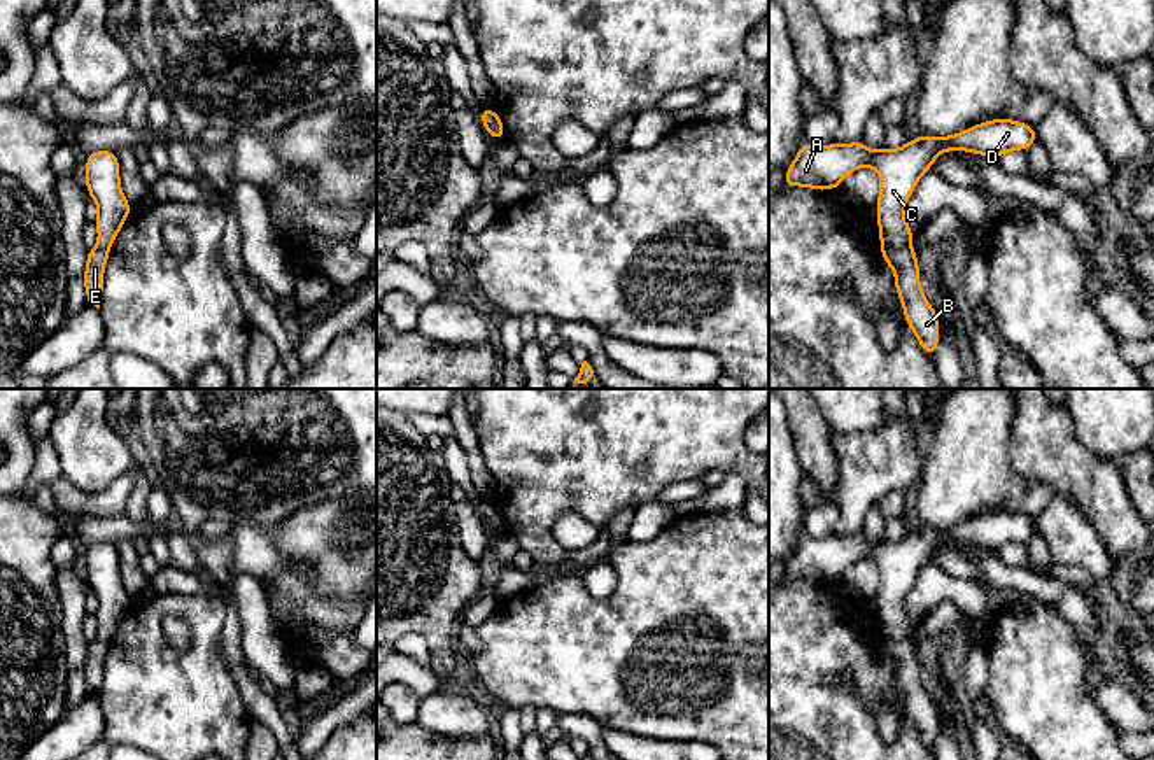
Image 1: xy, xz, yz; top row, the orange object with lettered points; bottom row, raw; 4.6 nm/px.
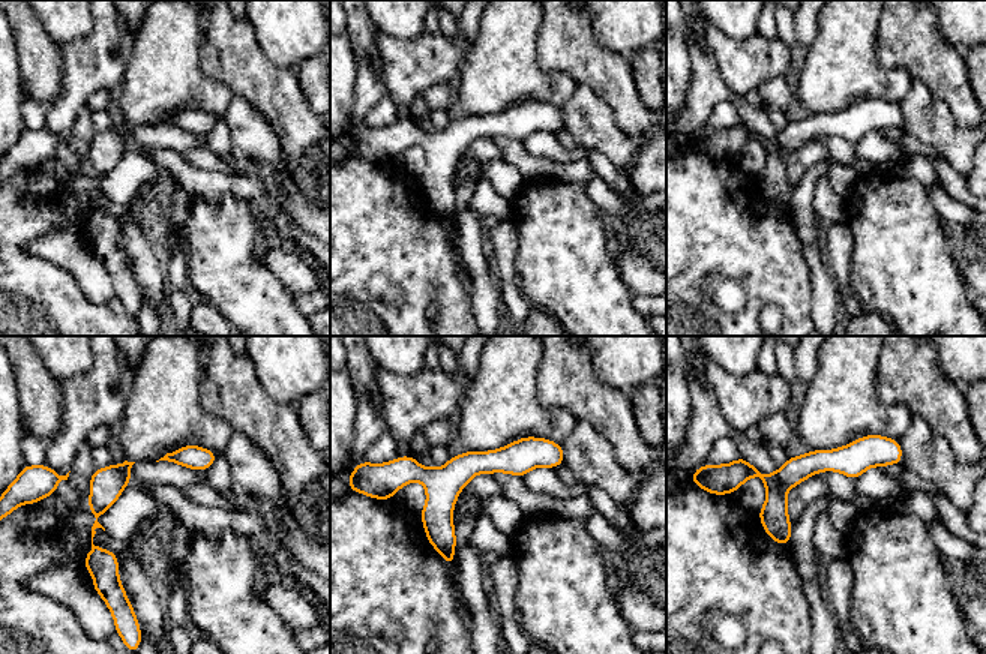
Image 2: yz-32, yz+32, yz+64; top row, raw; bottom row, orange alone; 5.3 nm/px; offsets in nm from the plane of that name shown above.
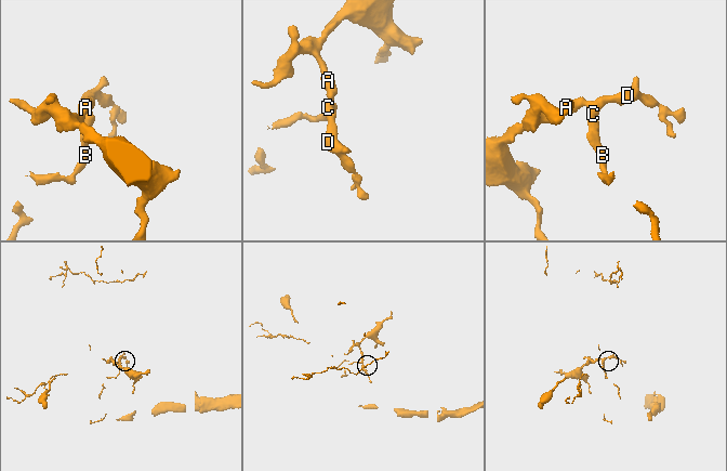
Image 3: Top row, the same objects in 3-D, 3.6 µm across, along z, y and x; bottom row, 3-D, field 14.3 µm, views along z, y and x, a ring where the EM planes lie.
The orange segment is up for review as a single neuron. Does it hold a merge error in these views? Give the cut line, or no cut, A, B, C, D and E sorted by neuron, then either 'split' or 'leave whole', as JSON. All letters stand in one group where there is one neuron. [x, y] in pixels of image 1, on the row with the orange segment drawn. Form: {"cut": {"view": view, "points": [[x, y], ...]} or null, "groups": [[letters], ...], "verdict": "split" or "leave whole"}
{"cut": {"view": "yz", "points": [[883, 244], [907, 247]]}, "groups": [["A", "C", "D"], ["B", "E"]], "verdict": "split"}

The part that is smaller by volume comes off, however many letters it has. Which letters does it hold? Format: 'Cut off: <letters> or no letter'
Cut off: A, C, D

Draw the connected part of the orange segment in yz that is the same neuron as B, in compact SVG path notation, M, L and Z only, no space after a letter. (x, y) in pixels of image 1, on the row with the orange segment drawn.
M883 245L881 257L895 270L895 291L902 299L907 326L923 352L933 359L939 345L939 317L919 285L918 252L911 247Z

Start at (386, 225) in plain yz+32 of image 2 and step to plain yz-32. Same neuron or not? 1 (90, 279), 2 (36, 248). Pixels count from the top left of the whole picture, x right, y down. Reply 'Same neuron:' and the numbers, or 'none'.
Same neuron: none

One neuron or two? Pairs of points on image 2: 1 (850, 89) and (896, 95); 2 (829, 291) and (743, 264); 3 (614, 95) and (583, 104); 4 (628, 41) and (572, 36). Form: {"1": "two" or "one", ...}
{"1": "one", "2": "two", "3": "two", "4": "two"}

